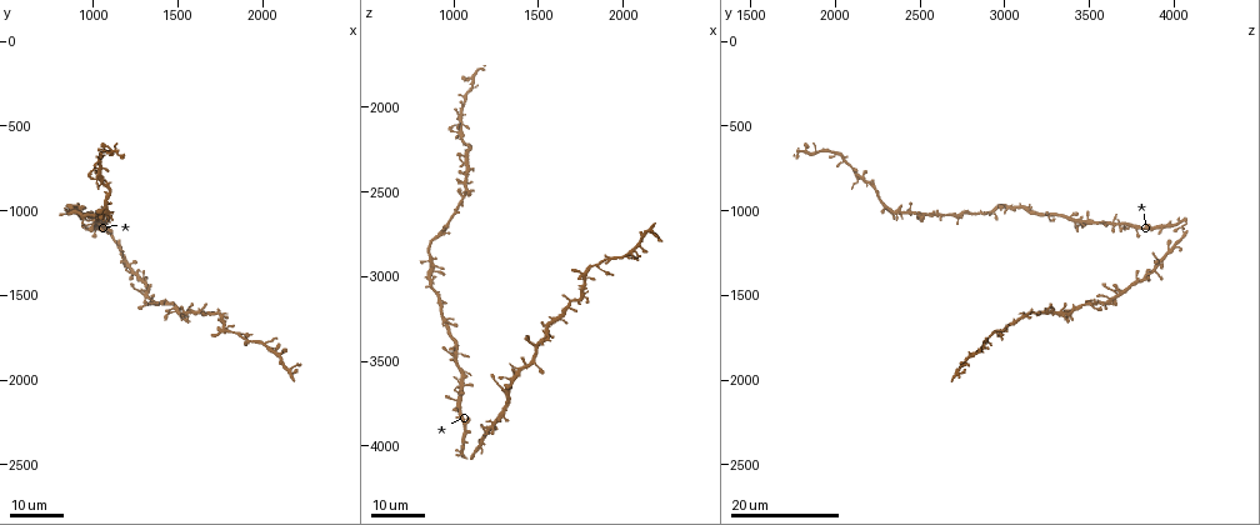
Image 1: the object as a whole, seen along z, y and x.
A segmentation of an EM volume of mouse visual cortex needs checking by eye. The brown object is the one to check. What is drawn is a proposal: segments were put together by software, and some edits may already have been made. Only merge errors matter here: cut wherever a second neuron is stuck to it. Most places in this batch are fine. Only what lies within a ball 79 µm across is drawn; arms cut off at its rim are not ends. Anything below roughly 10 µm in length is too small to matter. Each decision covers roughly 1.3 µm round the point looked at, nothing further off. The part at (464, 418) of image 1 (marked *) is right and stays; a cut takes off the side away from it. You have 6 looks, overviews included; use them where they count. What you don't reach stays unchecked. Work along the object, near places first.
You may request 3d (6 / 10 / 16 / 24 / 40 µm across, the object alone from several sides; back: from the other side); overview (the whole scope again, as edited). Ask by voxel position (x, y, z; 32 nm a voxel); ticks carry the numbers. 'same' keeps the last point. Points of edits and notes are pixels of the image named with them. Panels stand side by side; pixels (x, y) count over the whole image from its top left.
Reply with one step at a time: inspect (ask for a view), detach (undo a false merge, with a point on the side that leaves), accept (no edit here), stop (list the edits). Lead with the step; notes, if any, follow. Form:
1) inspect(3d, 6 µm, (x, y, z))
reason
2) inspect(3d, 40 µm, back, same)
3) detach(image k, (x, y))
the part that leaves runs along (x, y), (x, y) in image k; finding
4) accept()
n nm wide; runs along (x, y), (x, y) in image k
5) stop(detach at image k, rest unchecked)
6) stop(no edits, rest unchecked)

inspect(3d, 16 µm, (1080, 860, 2240))
a narrow waist

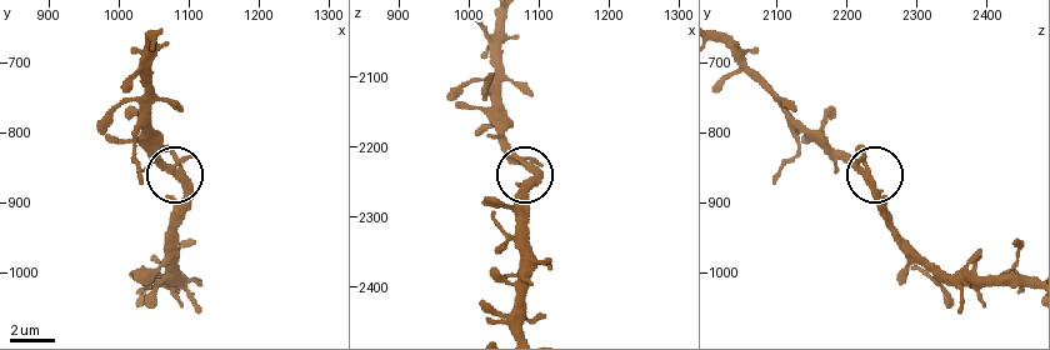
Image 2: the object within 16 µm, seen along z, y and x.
inspect(3d, 10 µm, (1075, 860, 2220))

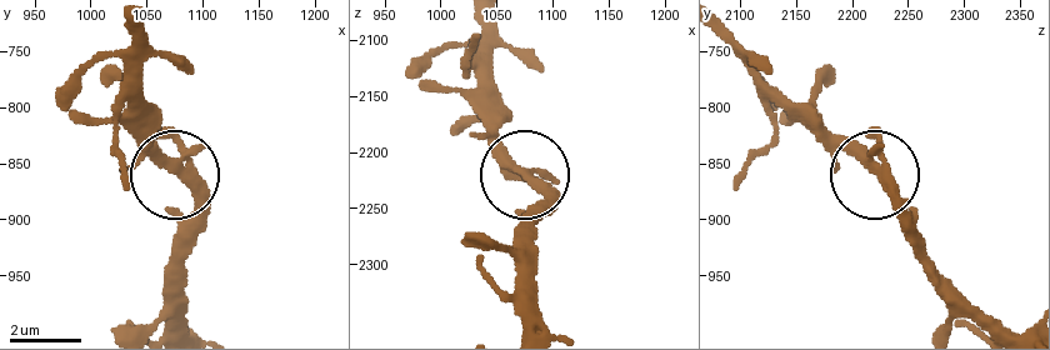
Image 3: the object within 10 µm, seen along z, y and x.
accept()
runs along (175, 326), (175, 246), (194, 201), (134, 124) in image 3; continuous, no second neuron

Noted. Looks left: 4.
inspect(3d, 16 µm, (1800, 1720, 2960))
sudden change in width

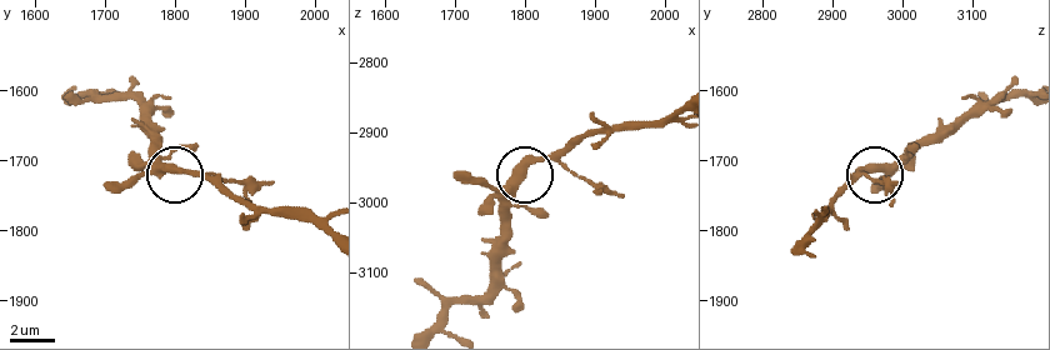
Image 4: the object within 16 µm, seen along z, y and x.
inspect(3d, 10 µm, (1795, 1710, 2955))
closer look

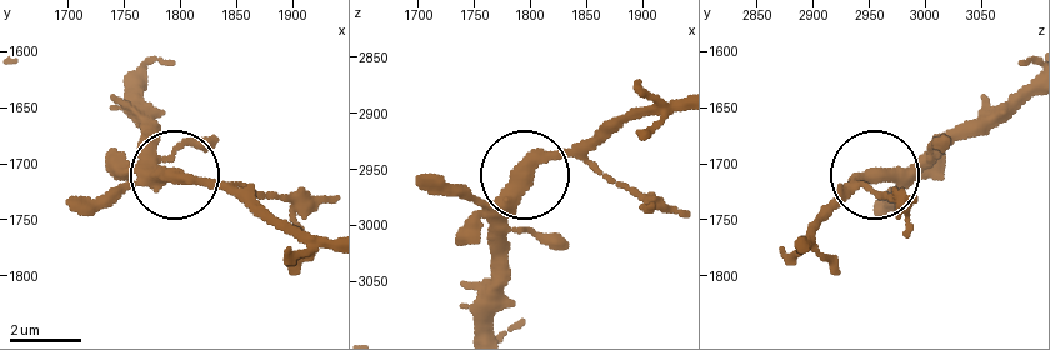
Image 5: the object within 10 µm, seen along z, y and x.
accept()
one neuron here

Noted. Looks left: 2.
inspect(3d, 16 µm, (2060, 1800, 2840))
sudden change in width

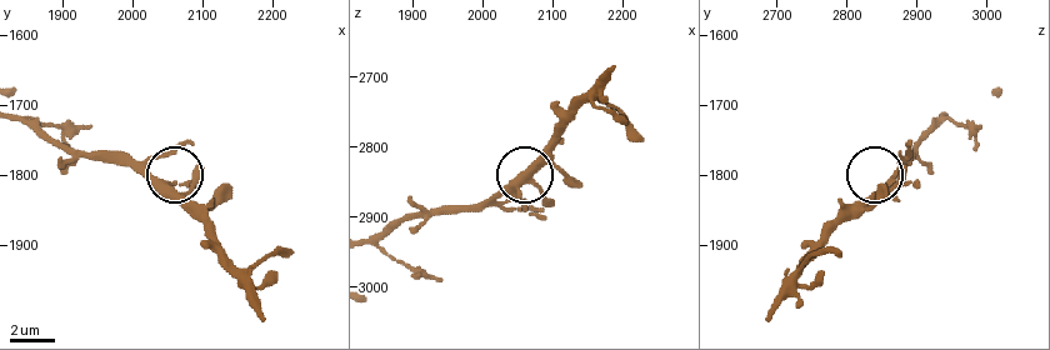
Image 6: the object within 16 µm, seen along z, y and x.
inspect(3d, 6 µm, (2045, 1820, 2855))

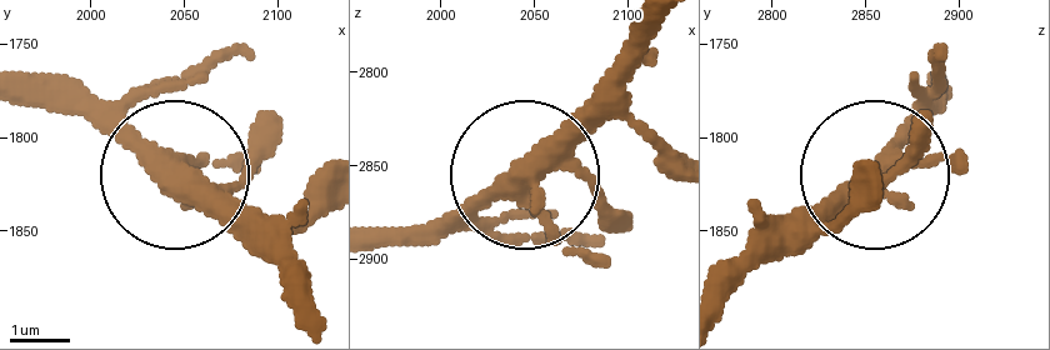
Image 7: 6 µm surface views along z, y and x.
accept()
one neuron here

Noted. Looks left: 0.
stop(no edits, rest unchecked)

